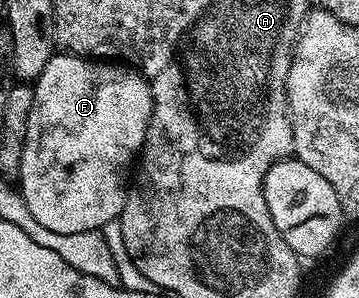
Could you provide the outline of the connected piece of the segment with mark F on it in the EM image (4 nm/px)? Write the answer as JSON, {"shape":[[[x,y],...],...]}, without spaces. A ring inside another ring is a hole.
{"shape":[[[58,51],[48,59],[44,71],[40,71],[38,80],[33,82],[33,87],[32,115],[28,115],[16,178],[17,184],[22,184],[20,192],[23,203],[40,227],[48,227],[48,231],[60,231],[60,235],[105,230],[109,221],[117,222],[121,218],[128,192],[126,172],[130,164],[132,169],[141,154],[146,138],[154,110],[149,83],[137,68]]]}

